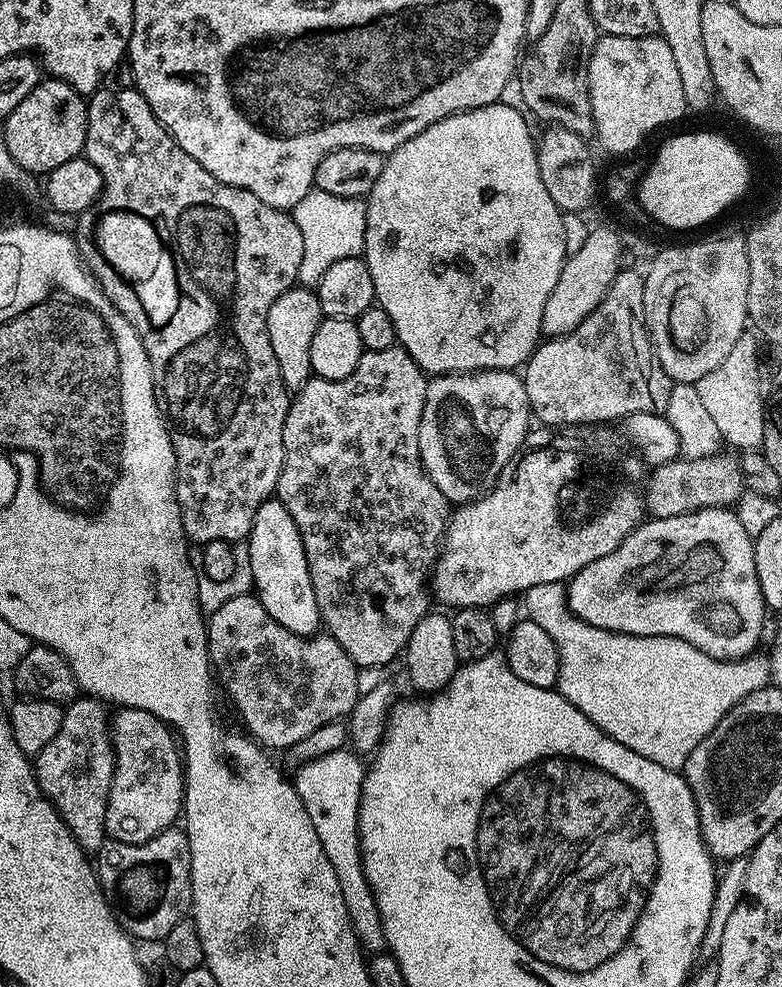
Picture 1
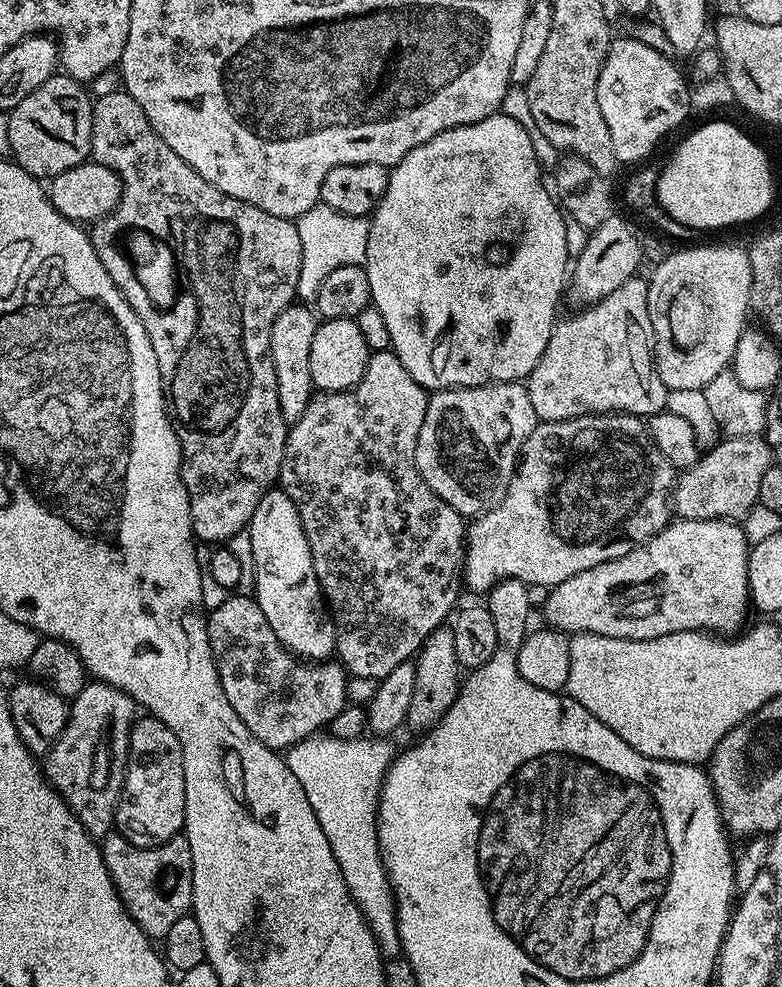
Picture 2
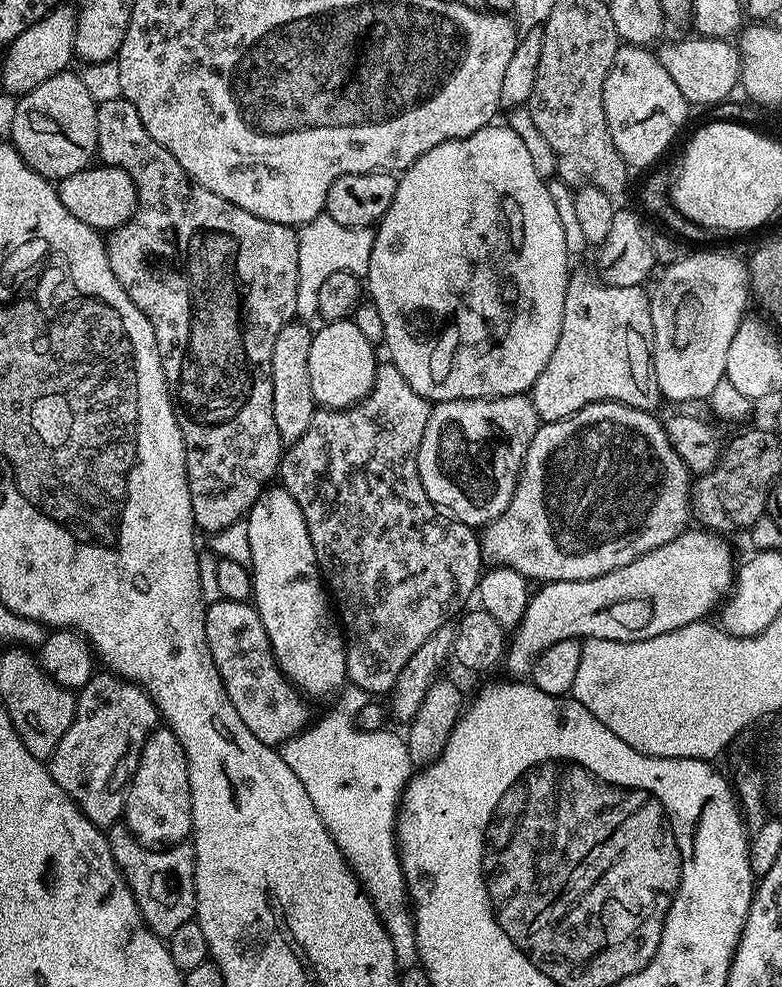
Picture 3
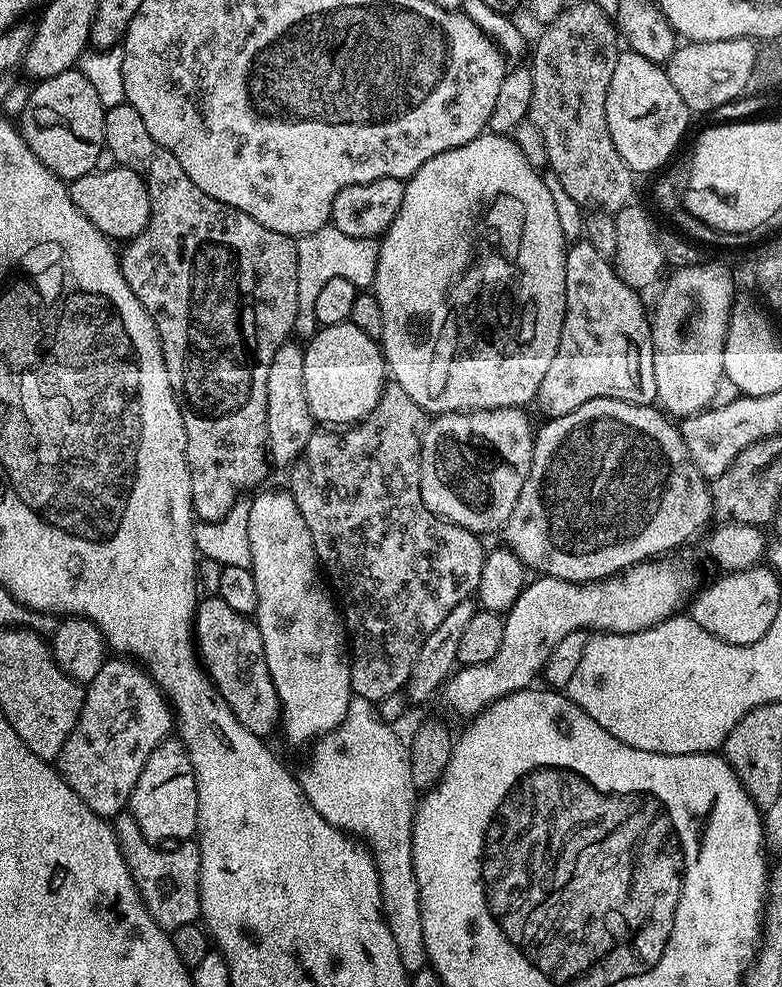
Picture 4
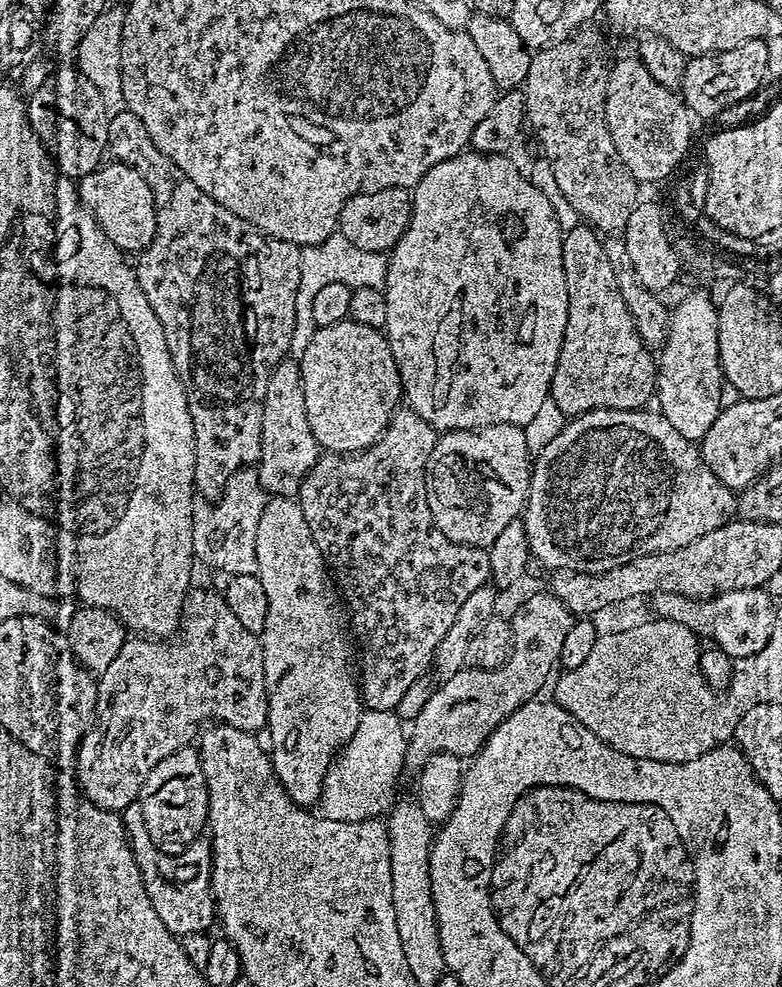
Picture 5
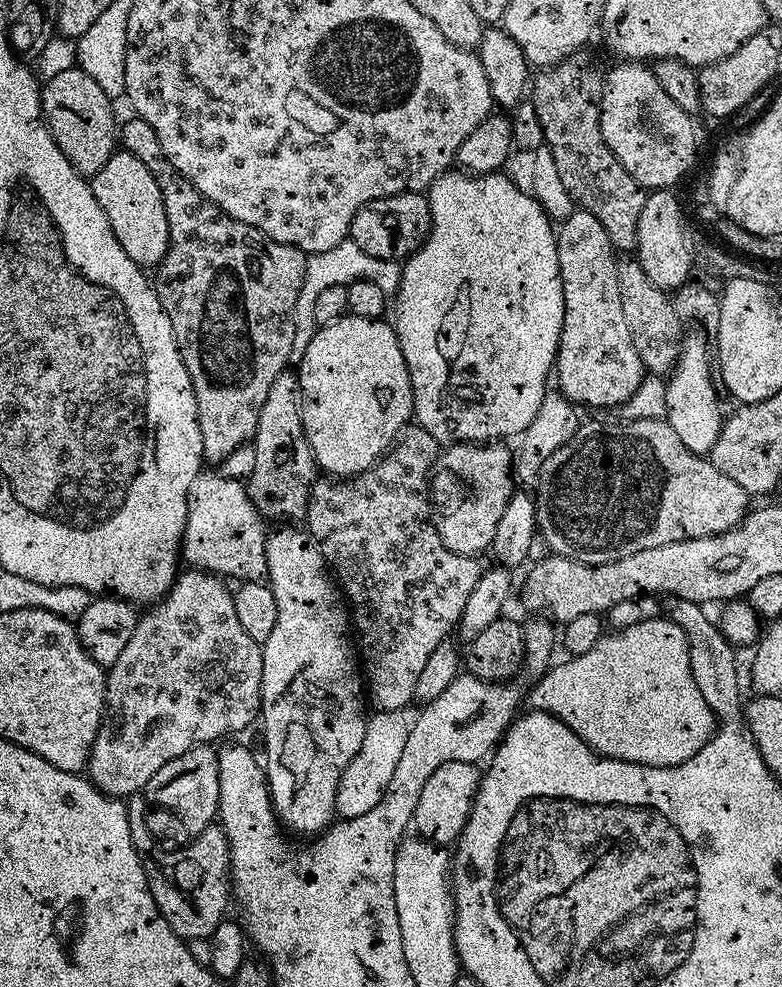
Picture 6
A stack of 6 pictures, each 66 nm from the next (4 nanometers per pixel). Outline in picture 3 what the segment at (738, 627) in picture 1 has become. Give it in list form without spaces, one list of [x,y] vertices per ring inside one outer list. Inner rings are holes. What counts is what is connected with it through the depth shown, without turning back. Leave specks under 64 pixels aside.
[[[685,530],[678,538],[642,554],[634,562],[613,572],[589,580],[549,580],[528,597],[528,605],[519,624],[506,644],[506,665],[516,676],[527,677],[532,671],[532,661],[541,656],[554,642],[563,640],[645,640],[660,633],[678,629],[705,619],[712,607],[725,599],[734,583],[732,556],[720,544],[721,537],[711,530],[692,532]]]

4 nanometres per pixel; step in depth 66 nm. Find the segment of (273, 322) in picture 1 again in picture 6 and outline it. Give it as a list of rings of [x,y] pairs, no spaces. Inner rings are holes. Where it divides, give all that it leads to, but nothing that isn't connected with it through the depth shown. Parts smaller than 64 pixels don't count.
[[[286,370],[274,378],[266,394],[266,402],[262,402],[256,435],[250,445],[254,450],[254,468],[247,484],[253,506],[264,518],[284,519],[280,520],[284,522],[303,521],[318,469],[302,426],[300,377],[295,371]]]

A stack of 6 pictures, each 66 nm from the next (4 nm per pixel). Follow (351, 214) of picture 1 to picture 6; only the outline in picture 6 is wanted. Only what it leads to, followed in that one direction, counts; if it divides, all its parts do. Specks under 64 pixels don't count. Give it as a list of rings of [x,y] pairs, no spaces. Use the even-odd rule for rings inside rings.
[[[351,238],[343,240],[338,246],[330,246],[330,250],[311,253],[306,259],[306,274],[302,282],[302,290],[298,294],[296,303],[296,333],[294,334],[294,346],[290,350],[290,361],[298,366],[302,362],[302,354],[306,354],[306,346],[310,346],[310,338],[314,338],[317,325],[312,318],[314,310],[314,298],[322,294],[329,286],[353,284],[355,280],[369,280],[374,286],[382,289],[382,294],[388,297],[395,297],[400,285],[401,265],[394,260],[383,260],[366,254]]]

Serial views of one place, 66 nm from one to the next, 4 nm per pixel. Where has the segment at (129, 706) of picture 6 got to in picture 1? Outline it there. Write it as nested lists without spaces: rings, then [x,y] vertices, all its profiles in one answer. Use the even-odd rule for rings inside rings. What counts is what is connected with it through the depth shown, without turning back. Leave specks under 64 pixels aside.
[[[255,595],[232,598],[209,615],[206,623],[208,659],[212,662],[215,675],[224,679],[232,695],[232,704],[244,719],[243,727],[247,735],[265,749],[290,750],[322,725],[343,721],[361,697],[357,666],[335,638],[327,634],[317,634],[311,638],[299,636],[286,630],[286,626],[278,626],[278,622],[266,614]],[[87,694],[73,700],[64,708],[62,726],[58,726],[58,734],[50,738],[50,746],[34,758],[38,786],[89,854],[99,853],[106,843],[106,806],[116,769],[116,751],[112,749],[110,712],[107,710],[105,701]]]

